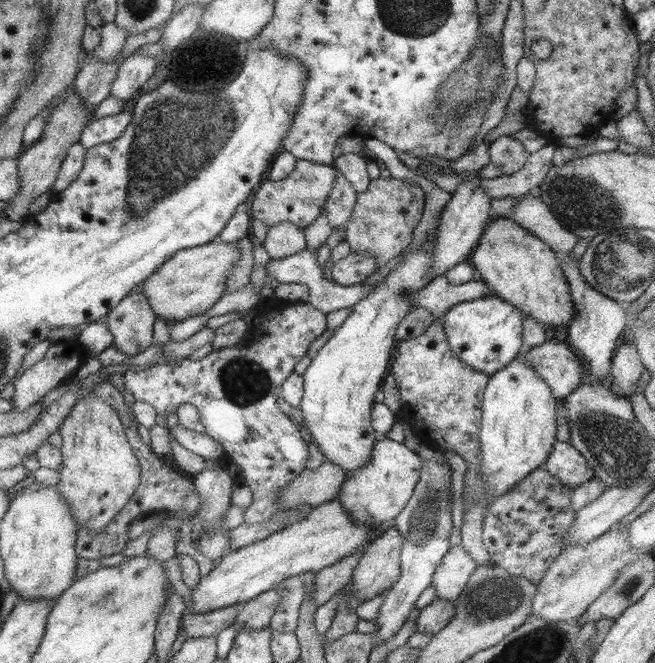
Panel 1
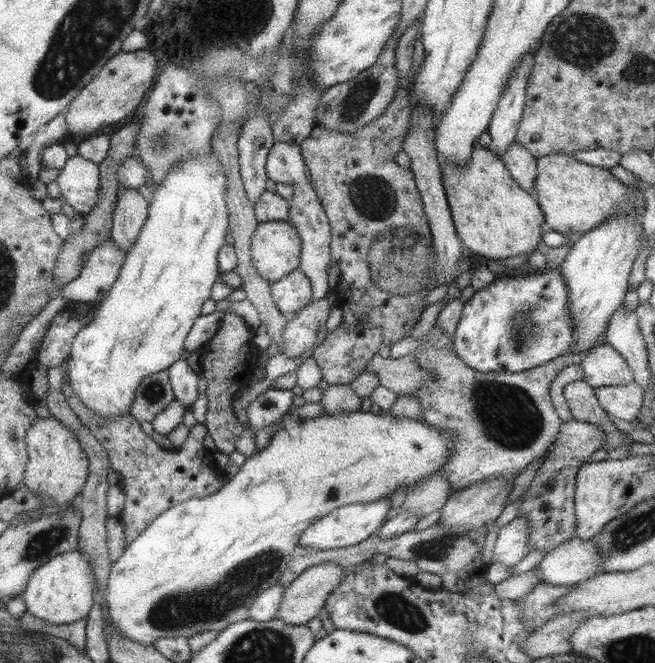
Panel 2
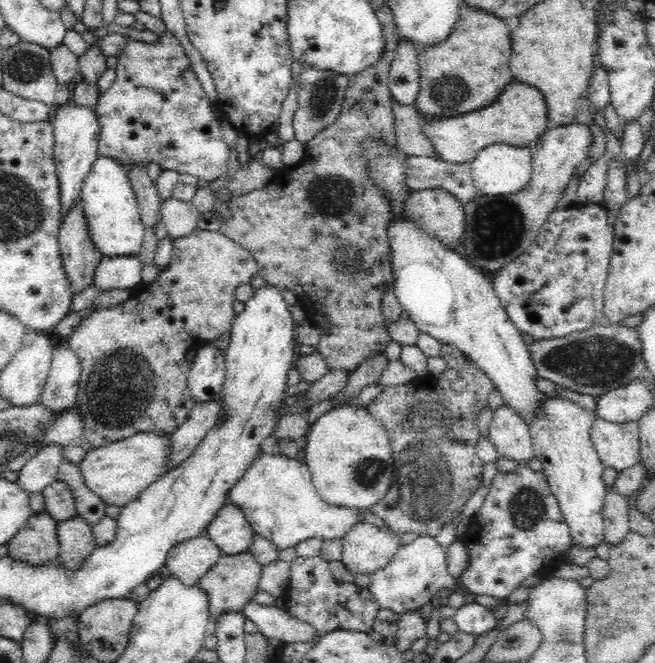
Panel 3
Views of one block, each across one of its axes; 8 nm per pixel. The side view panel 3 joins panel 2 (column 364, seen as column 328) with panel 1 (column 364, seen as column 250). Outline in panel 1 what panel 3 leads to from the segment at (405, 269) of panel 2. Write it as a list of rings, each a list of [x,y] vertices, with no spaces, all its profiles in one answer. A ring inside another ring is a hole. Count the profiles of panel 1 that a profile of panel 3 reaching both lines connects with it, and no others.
[[[395,178],[371,179],[369,187],[355,194],[355,207],[347,222],[347,242],[350,252],[362,252],[374,258],[377,269],[384,267],[406,249],[411,240],[411,232],[419,222],[423,207],[423,189],[399,181]]]

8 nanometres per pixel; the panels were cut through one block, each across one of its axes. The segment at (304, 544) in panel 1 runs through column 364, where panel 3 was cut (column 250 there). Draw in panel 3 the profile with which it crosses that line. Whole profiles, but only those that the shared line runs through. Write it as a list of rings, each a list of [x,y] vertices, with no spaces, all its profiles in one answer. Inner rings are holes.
[[[227,502],[206,526],[206,535],[226,554],[238,554],[252,544],[254,531],[240,507]]]

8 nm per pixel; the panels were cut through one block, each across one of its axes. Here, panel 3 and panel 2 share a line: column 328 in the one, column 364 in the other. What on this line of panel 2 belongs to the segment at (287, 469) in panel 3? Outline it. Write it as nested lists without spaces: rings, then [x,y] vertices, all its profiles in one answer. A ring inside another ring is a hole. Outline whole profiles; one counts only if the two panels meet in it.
[[[389,496],[365,504],[346,504],[332,510],[327,516],[311,523],[299,537],[298,545],[309,550],[331,550],[353,546],[375,534],[386,512],[390,509]]]

